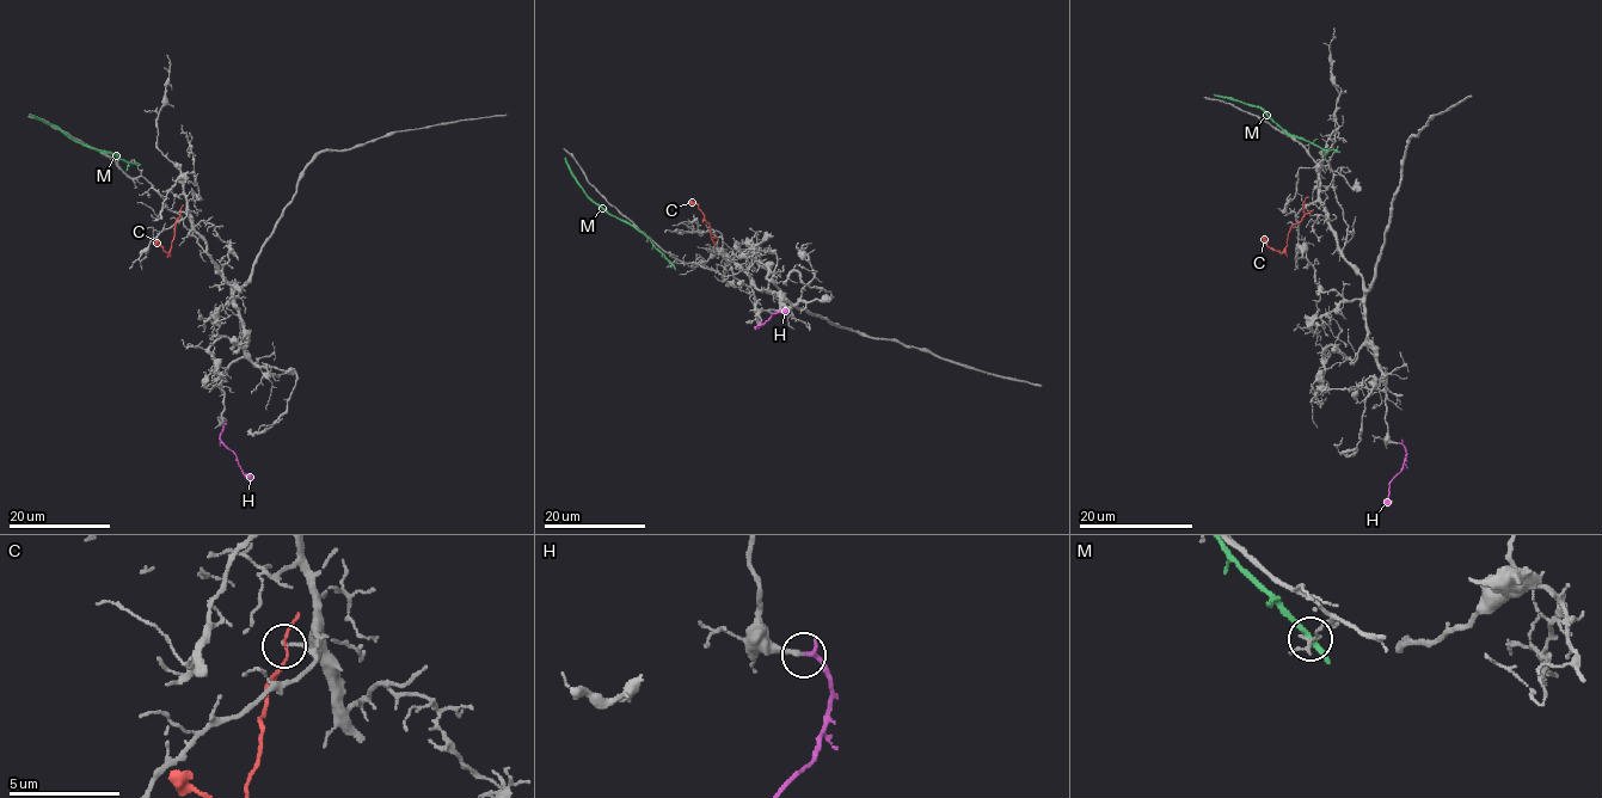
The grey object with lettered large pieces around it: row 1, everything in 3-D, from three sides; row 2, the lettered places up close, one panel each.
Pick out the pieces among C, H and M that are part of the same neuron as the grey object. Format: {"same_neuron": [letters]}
{"same_neuron": ["H"]}

